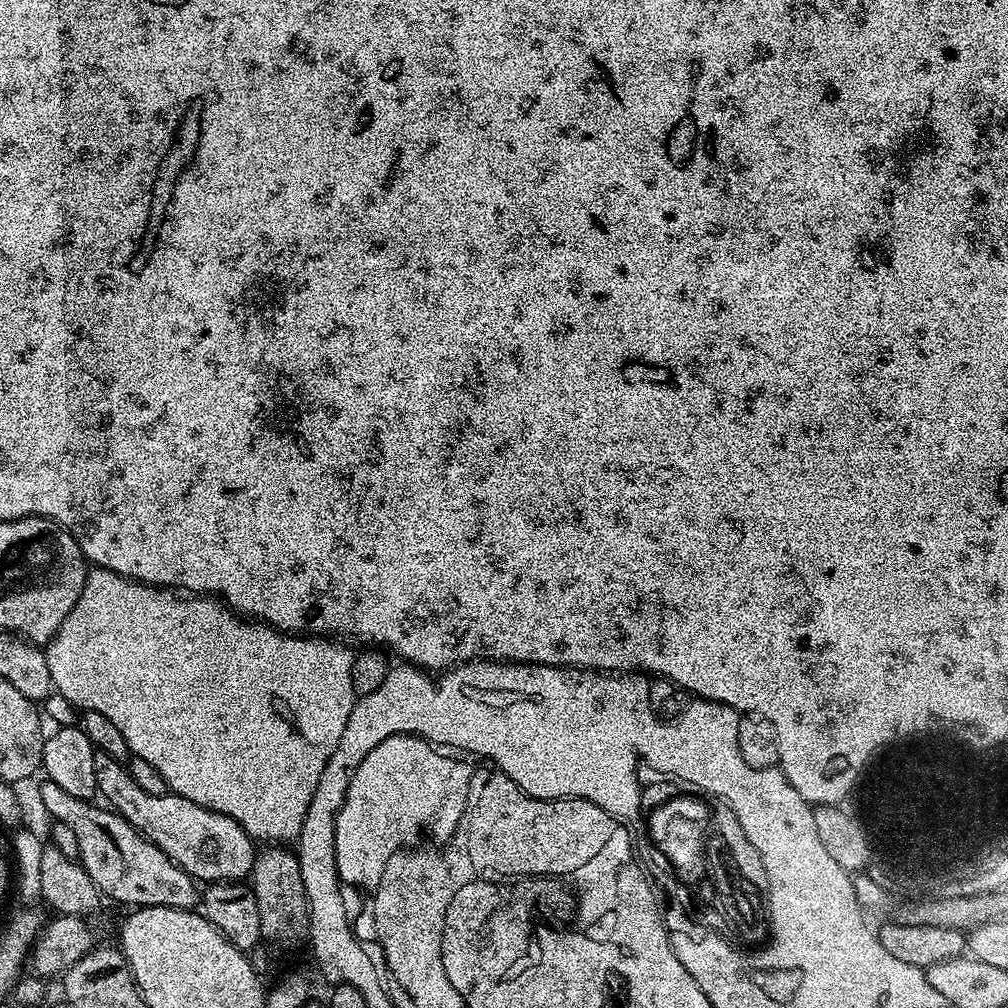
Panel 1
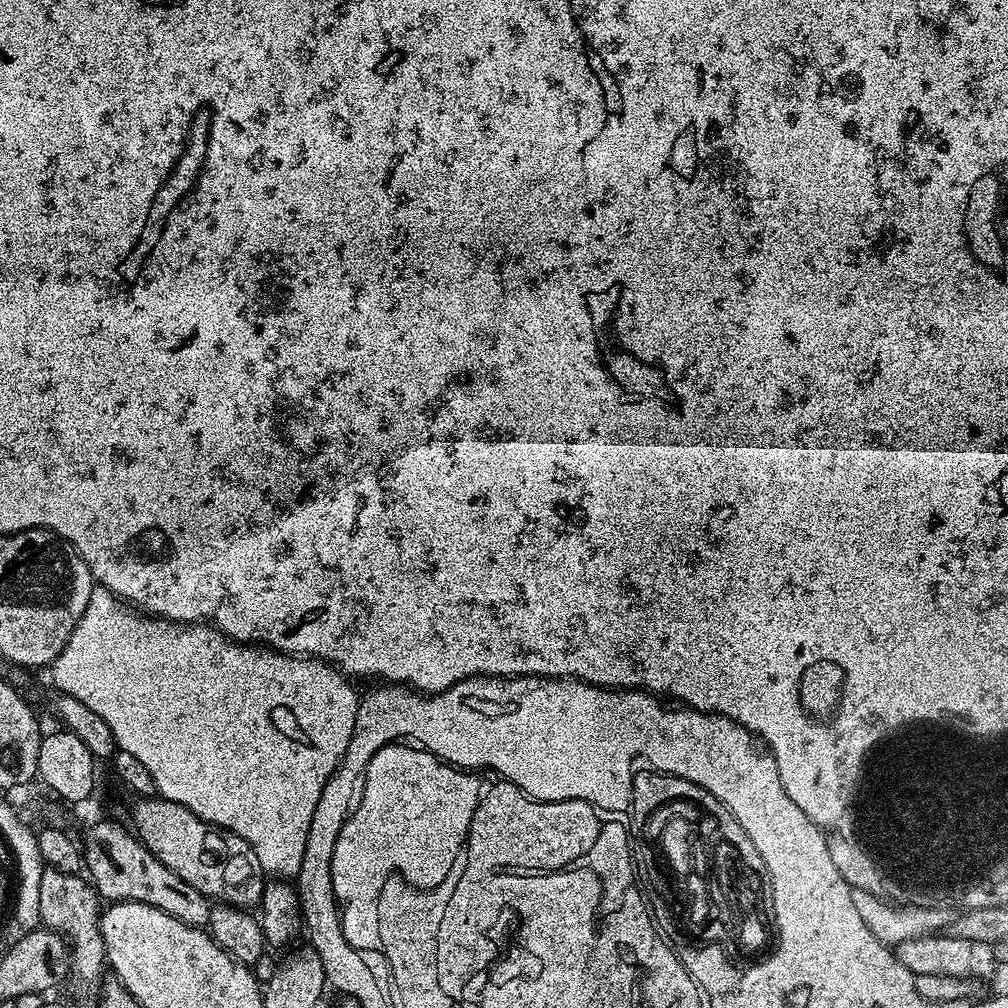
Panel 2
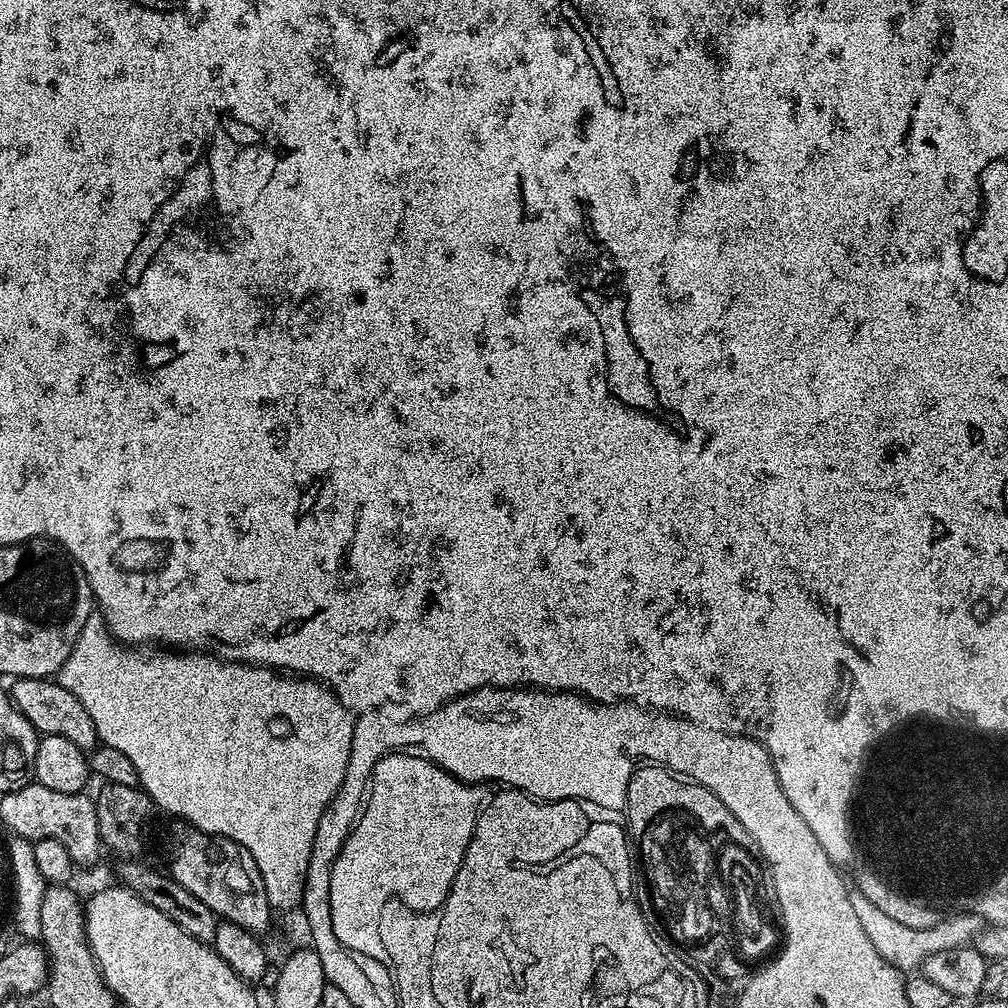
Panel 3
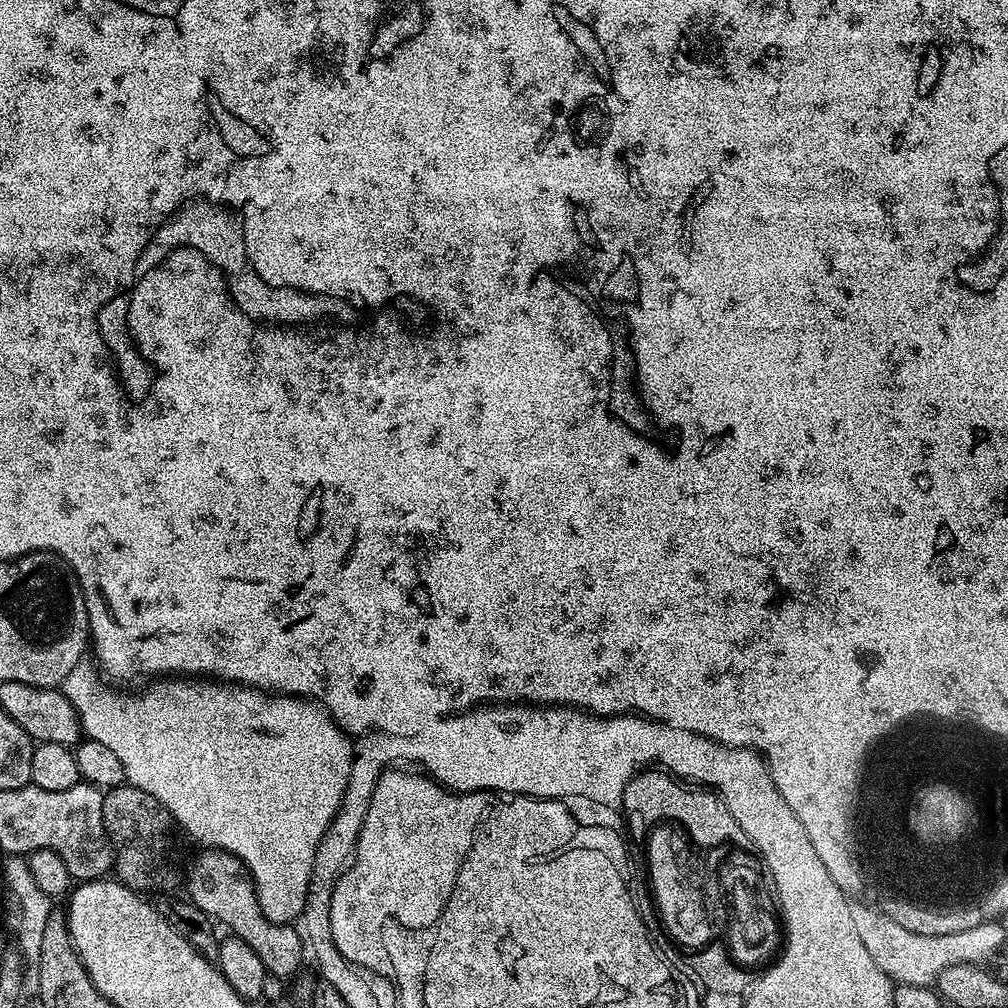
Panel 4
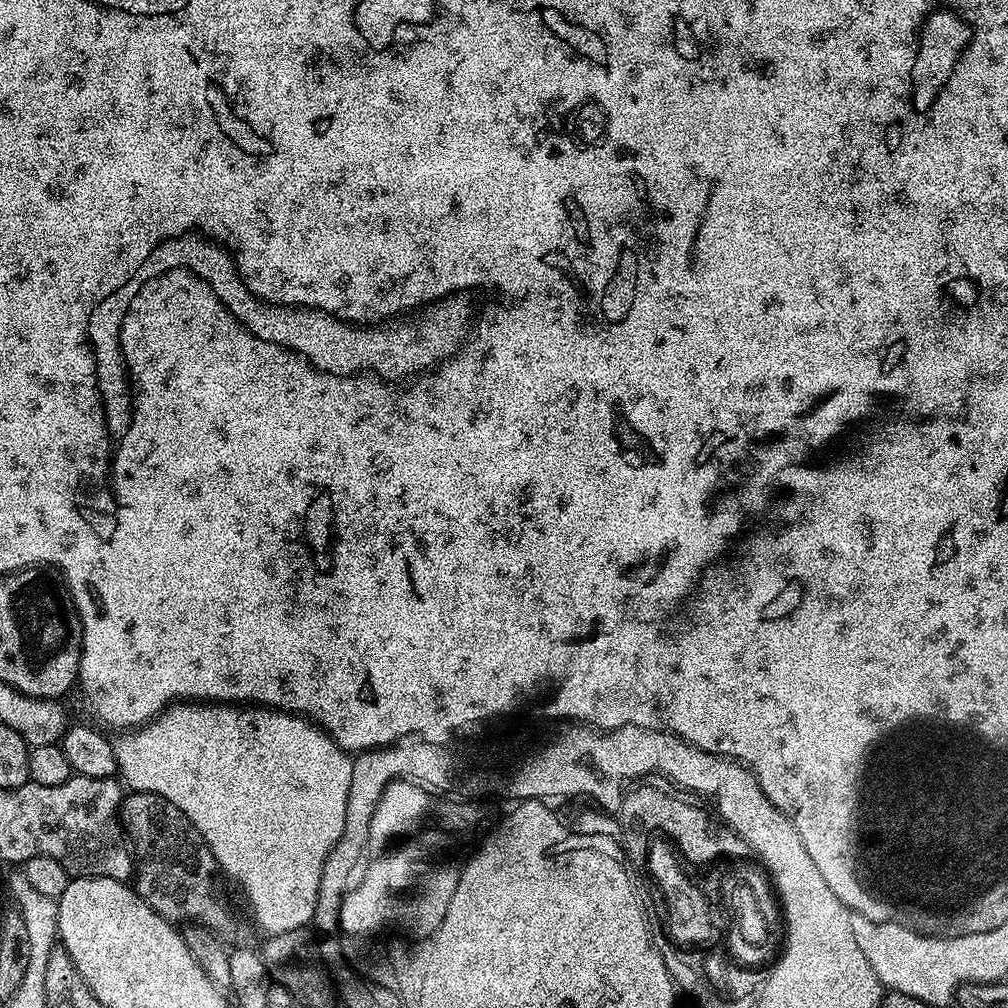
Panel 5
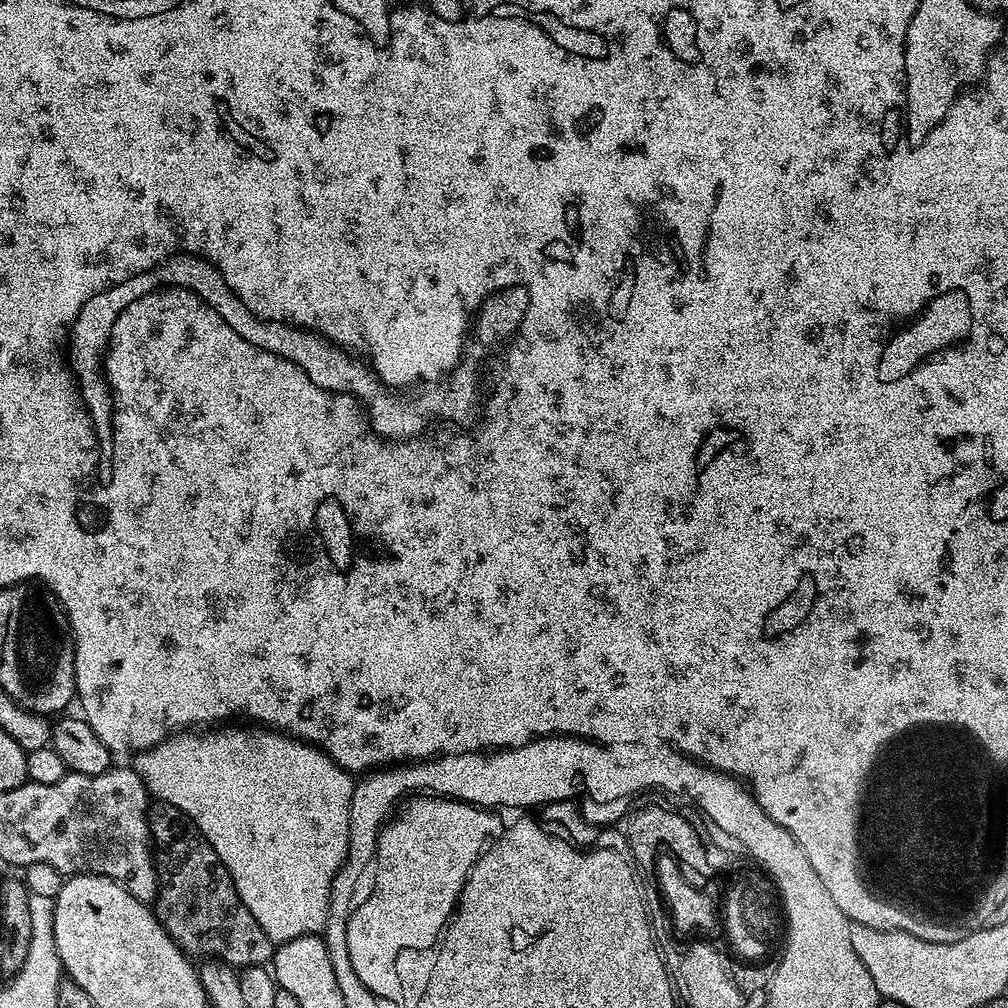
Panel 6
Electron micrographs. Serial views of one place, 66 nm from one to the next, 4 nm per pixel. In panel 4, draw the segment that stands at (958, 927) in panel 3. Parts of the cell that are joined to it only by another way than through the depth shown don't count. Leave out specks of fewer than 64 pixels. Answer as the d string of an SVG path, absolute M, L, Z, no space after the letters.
M858 902L850 903L850 918L854 918L854 930L862 938L862 946L870 950L870 958L896 984L929 987L946 970L955 964L987 965L1000 952L1004 944L1004 928L1000 922L989 922L974 926L974 930L961 930L958 934L938 934L938 938L922 938L922 934L910 934L910 930L898 926L883 911L867 908Z

